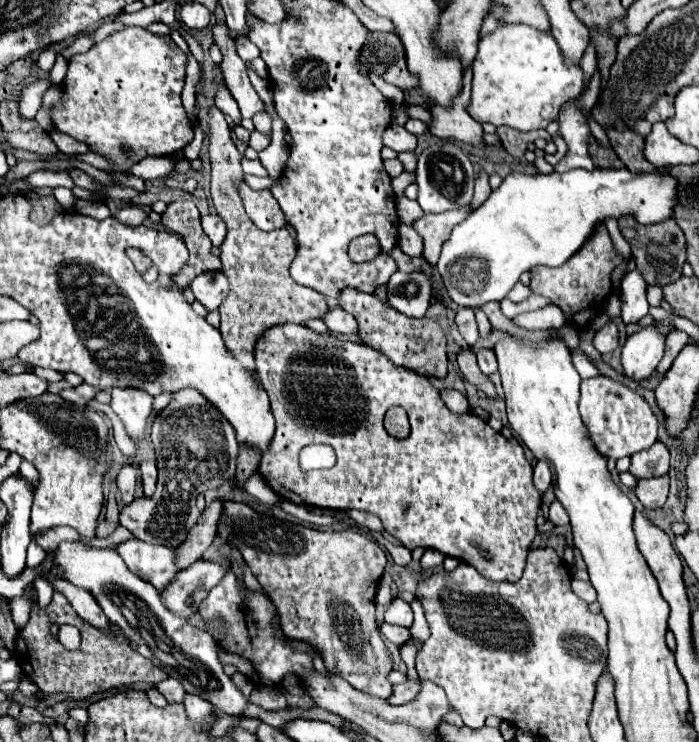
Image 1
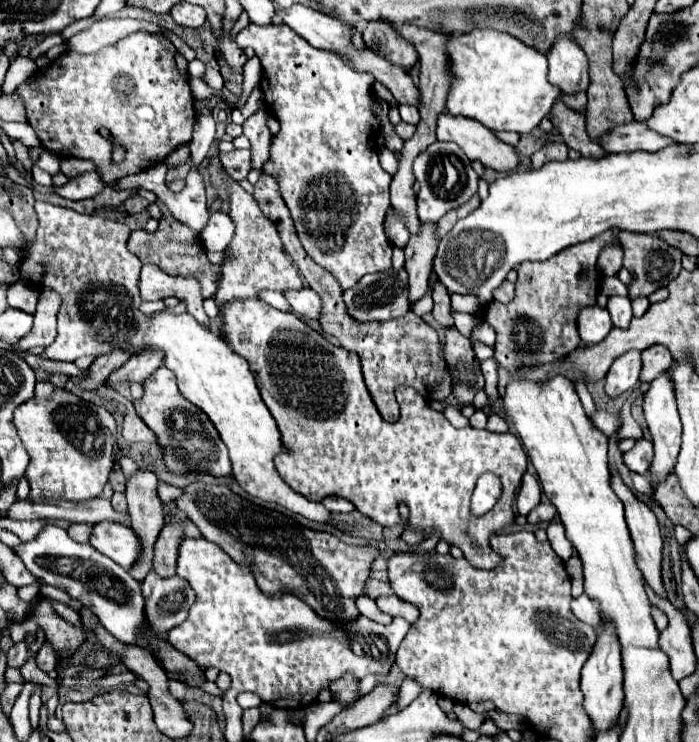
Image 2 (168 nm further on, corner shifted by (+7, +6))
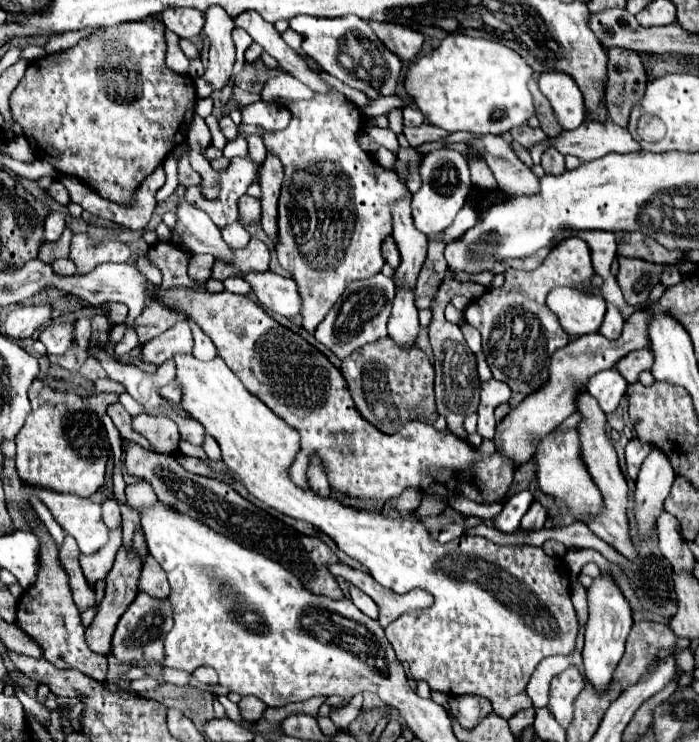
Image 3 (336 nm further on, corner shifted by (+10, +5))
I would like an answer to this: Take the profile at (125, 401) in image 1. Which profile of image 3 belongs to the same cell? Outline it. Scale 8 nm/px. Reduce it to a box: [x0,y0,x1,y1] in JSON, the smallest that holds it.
[142,321,194,365]

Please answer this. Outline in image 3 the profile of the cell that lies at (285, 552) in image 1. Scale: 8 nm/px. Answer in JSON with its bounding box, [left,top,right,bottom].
[124,439,342,599]

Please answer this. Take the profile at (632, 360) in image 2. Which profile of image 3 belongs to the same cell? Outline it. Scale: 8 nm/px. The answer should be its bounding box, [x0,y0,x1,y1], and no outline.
[588,369,628,413]

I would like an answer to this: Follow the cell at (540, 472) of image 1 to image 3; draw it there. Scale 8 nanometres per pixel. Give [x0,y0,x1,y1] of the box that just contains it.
[492,489,532,533]

